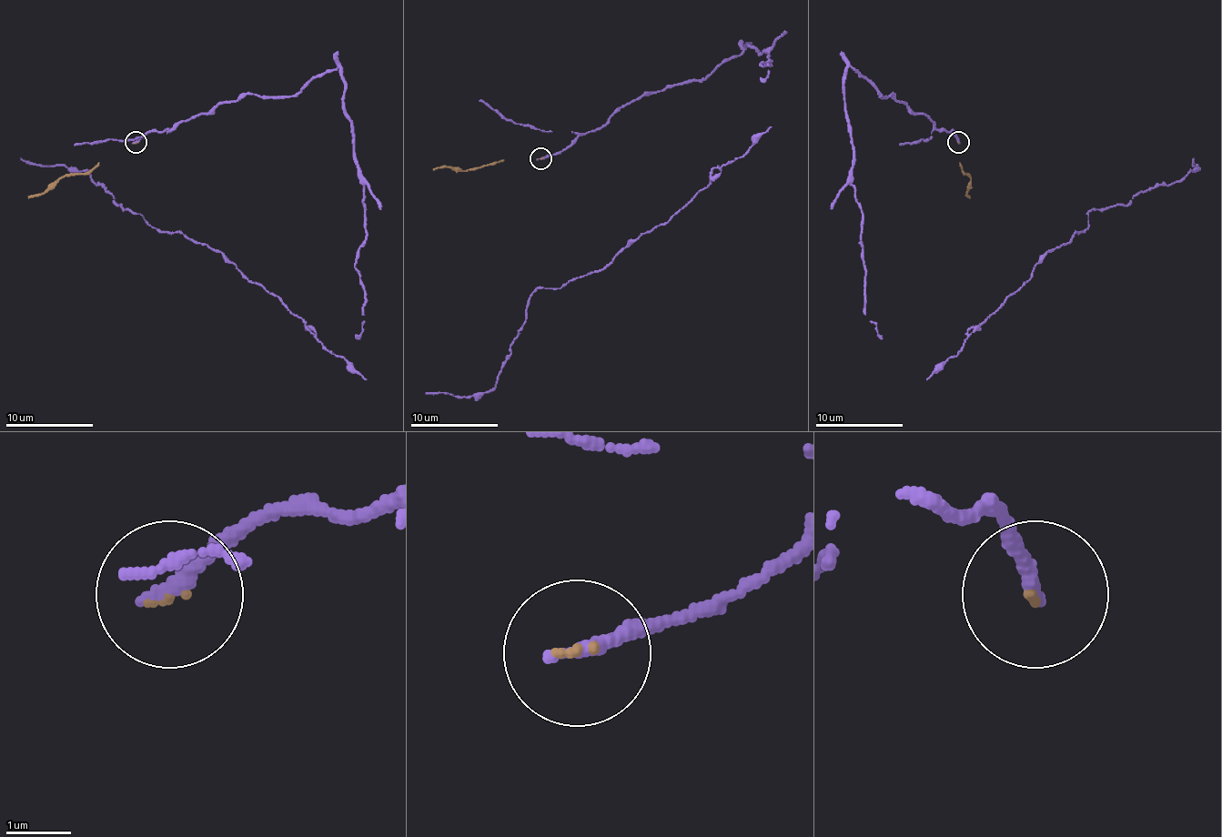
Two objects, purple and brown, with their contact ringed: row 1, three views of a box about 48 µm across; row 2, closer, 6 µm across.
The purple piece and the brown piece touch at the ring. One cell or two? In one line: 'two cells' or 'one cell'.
one cell

